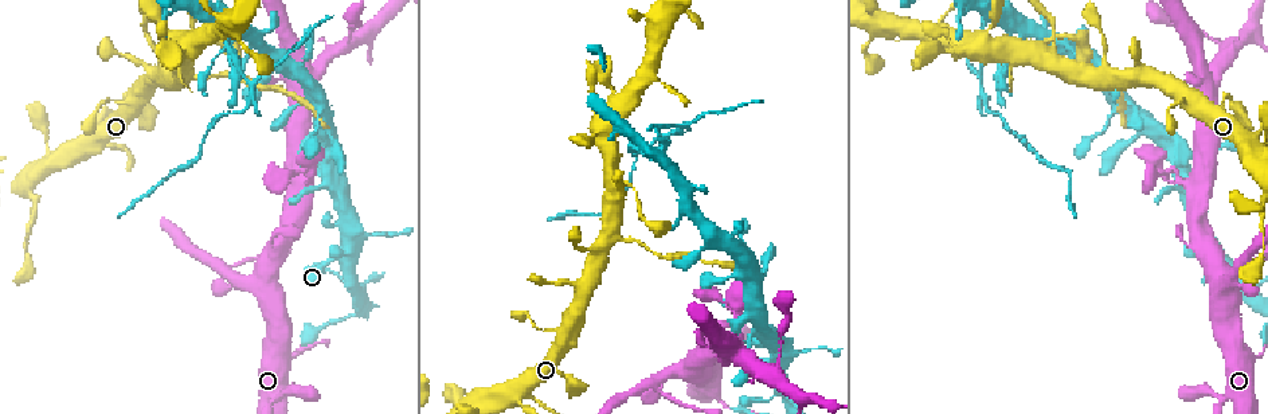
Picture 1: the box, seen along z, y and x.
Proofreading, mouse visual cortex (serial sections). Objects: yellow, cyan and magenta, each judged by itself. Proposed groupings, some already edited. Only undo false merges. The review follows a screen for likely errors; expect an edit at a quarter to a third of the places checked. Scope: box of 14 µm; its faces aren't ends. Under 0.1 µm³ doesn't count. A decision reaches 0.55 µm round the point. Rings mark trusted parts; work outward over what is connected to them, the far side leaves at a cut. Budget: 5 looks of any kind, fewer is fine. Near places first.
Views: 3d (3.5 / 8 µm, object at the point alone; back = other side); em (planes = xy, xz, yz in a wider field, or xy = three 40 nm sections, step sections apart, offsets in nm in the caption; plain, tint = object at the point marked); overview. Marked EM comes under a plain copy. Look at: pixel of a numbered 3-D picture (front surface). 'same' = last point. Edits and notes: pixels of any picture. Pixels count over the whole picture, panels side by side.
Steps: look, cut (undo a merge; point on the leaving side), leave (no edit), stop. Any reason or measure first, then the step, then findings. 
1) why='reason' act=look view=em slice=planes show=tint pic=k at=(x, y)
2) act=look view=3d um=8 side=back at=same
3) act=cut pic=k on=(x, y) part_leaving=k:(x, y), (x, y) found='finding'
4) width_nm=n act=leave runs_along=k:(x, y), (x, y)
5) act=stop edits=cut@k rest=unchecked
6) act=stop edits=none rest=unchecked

act=look view=em slice=planes show=tint pic=1 at=(772, 359)

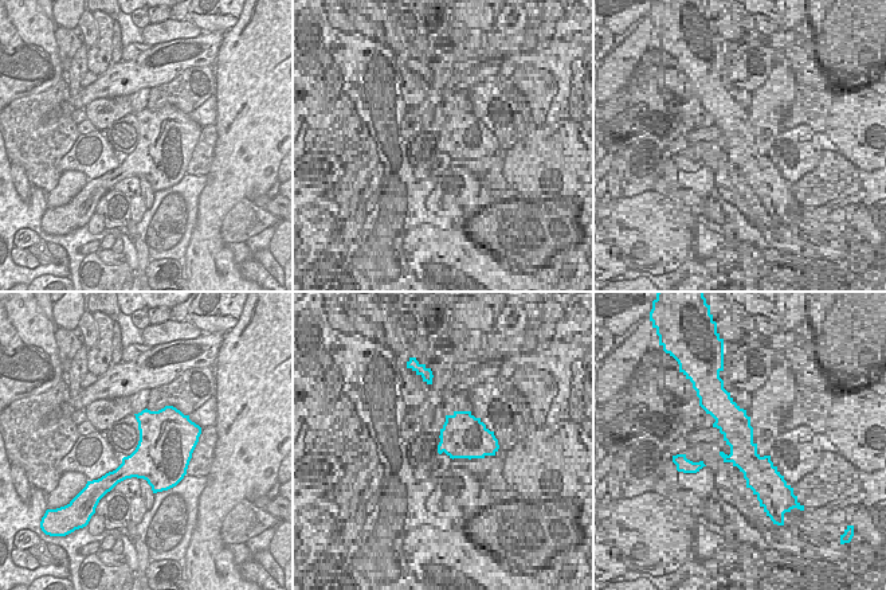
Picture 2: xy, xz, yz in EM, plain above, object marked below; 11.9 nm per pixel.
act=look view=3d um=3.5 at=same

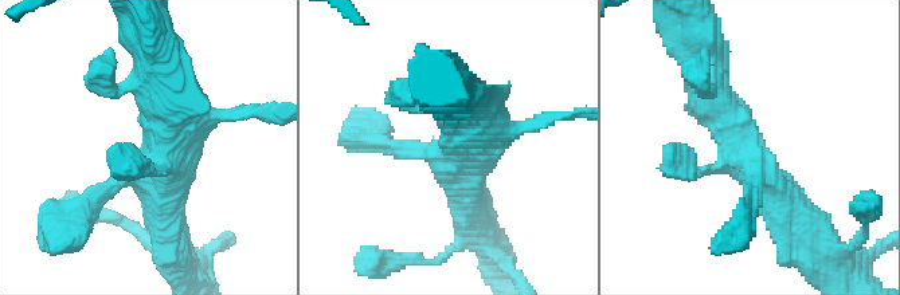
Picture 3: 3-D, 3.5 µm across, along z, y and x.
act=leave runs_along=3:(74, 220), (165, 150), (169, 97) found='all the same cell'

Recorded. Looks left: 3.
act=look view=3d um=8 pic=1 at=(596, 251)

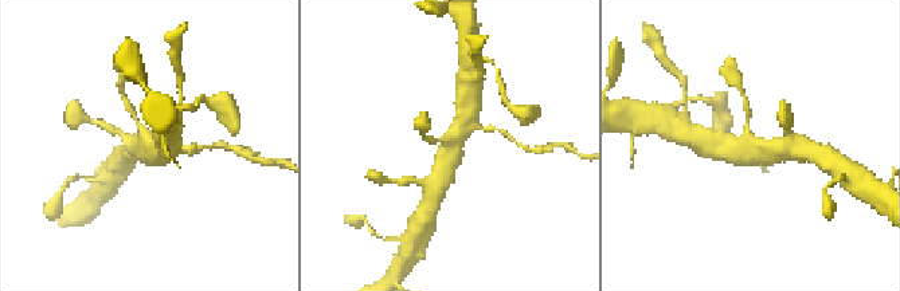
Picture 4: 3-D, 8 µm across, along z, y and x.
arms=3 arm_widths_nm=150,600,600 act=look view=em slice=xy step=5 show=tint pic=4 at=(754, 144)

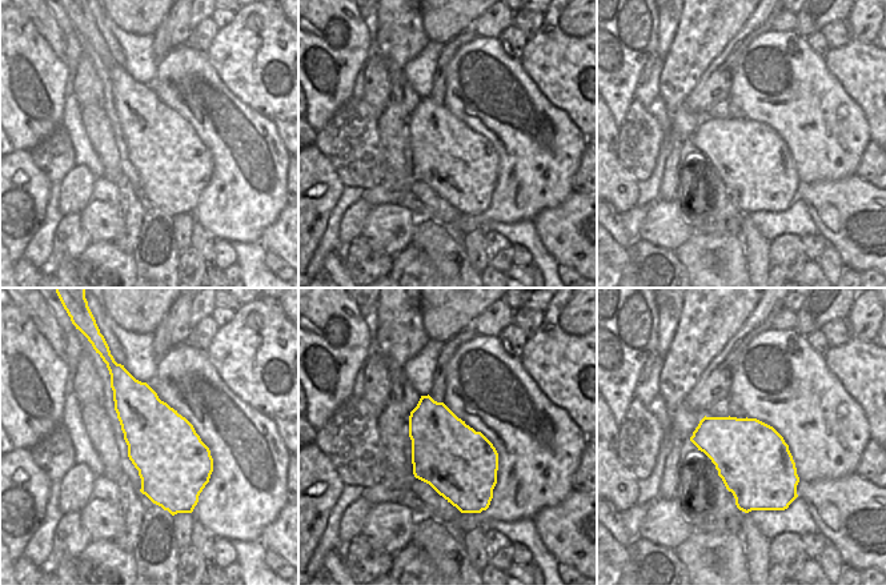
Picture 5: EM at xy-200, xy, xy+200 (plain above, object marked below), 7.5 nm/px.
act=leave runs_along=4:(439, 183), (442, 166), (469, 113) found='all the same cell'

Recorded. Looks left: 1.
act=stop edits=none rest=unchecked

